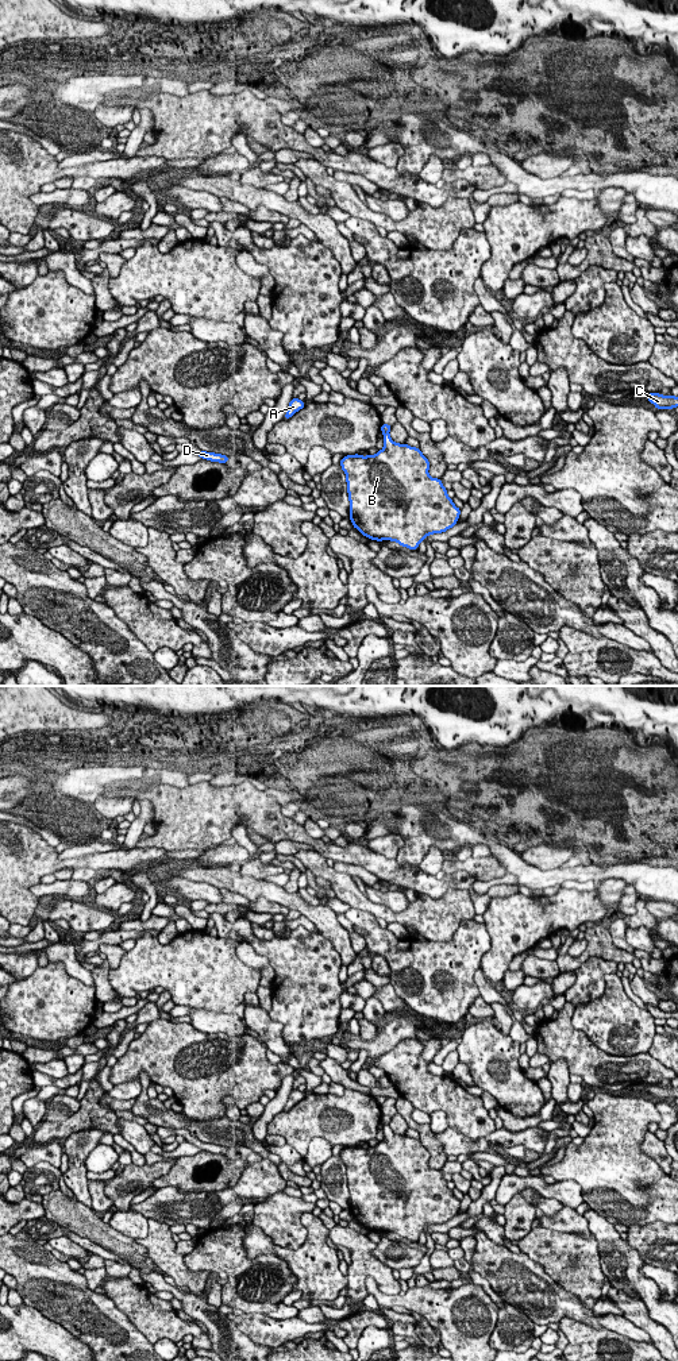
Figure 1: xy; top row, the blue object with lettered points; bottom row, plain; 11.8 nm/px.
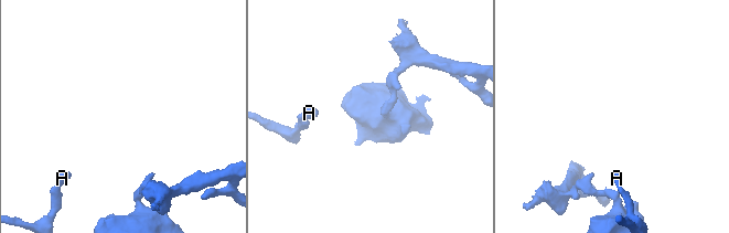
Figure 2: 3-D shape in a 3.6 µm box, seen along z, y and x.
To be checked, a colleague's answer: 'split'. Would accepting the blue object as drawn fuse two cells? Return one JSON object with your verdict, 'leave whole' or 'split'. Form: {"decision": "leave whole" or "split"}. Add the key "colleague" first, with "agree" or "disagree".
{"colleague": "agree", "decision": "split"}

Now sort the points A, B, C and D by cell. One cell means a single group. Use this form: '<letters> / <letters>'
A B D / C

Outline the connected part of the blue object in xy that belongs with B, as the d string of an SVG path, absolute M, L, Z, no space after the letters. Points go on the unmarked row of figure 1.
M389 1125L382 1130L384 1140L375 1146L347 1146L339 1153L346 1165L348 1210L371 1231L390 1231L415 1242L427 1227L452 1219L461 1200L447 1187L442 1172L428 1165L429 1152L420 1140L394 1134Z

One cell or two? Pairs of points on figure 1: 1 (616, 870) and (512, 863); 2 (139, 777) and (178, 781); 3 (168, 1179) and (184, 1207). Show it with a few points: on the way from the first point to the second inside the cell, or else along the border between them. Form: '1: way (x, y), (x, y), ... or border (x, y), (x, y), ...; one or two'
1: way (590, 872), (538, 876); one
2: way (149, 777), (169, 777); one
3: border (157, 1188), (177, 1187), (183, 1191), (203, 1191); two

